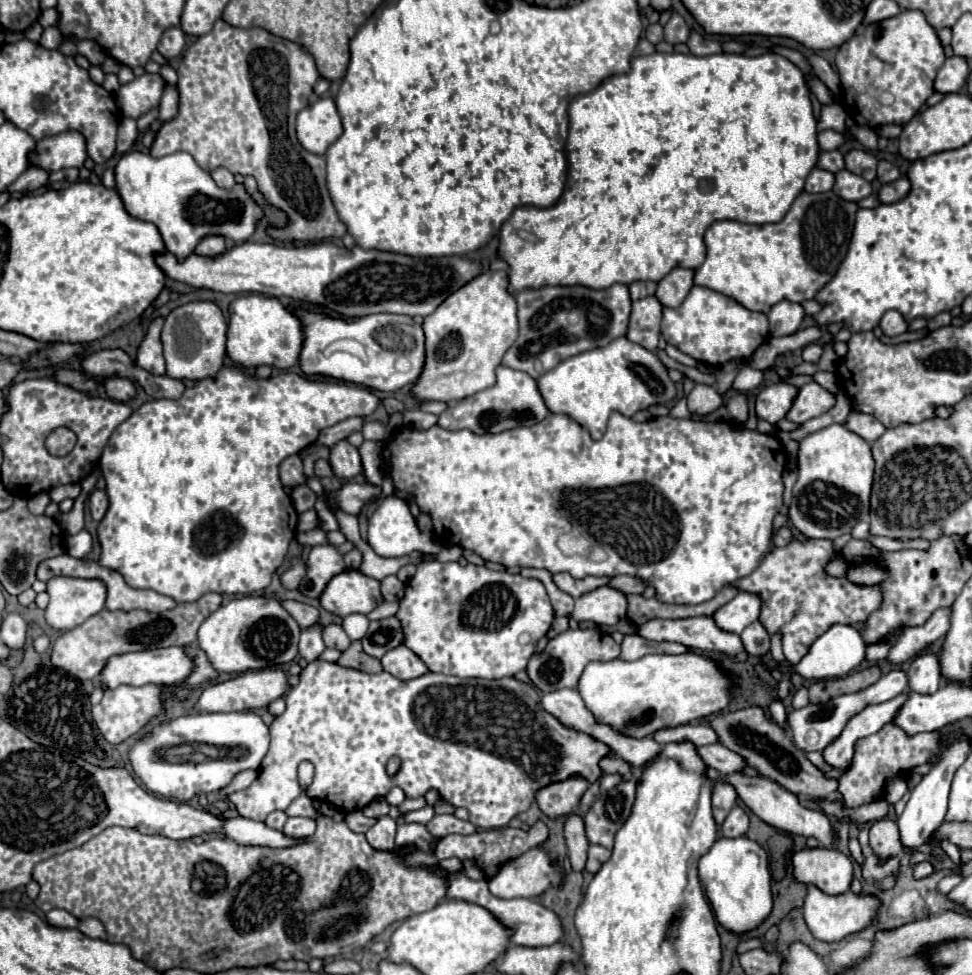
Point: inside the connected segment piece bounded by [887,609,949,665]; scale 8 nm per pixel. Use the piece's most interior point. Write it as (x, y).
(912, 641)

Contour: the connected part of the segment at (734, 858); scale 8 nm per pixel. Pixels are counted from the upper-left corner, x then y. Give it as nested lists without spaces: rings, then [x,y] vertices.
[[[719,837],[711,845],[711,849],[699,859],[699,879],[705,887],[717,921],[733,933],[755,929],[771,913],[773,895],[767,853],[749,837]]]

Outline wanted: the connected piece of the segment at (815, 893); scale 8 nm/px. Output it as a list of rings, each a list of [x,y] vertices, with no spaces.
[[[807,885],[807,895],[803,899],[803,919],[811,933],[821,941],[841,941],[851,933],[861,931],[863,927],[871,925],[875,921],[879,909],[879,901],[875,897],[855,895],[855,893],[843,893],[843,895],[827,895],[815,885]]]

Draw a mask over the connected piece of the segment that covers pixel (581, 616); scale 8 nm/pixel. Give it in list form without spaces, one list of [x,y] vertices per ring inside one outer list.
[[[597,587],[575,599],[575,609],[571,617],[575,621],[591,621],[597,625],[617,625],[627,613],[627,597],[617,593],[617,589]]]

